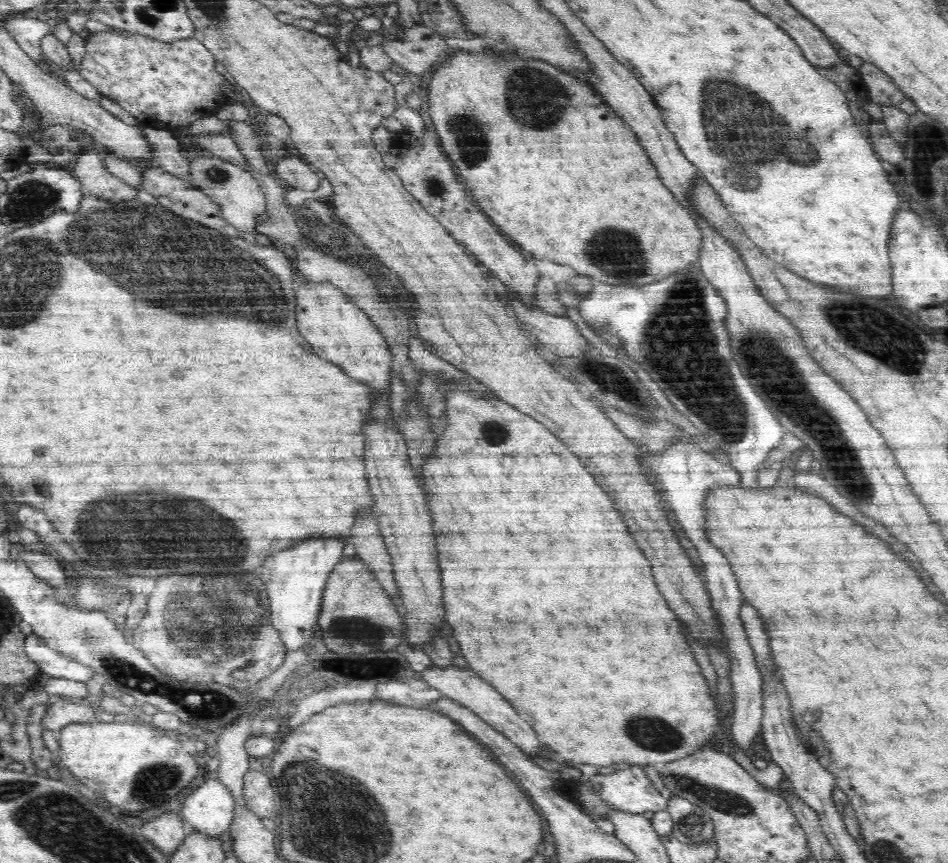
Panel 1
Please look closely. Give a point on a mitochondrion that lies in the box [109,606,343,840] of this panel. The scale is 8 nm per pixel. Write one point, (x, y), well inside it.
(151, 785)

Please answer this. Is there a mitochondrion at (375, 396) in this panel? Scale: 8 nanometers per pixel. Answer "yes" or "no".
no

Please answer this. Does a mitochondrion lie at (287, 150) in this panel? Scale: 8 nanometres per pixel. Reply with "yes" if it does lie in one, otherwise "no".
no

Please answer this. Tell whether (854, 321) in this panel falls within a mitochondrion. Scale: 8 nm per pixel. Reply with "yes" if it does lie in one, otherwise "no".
yes

